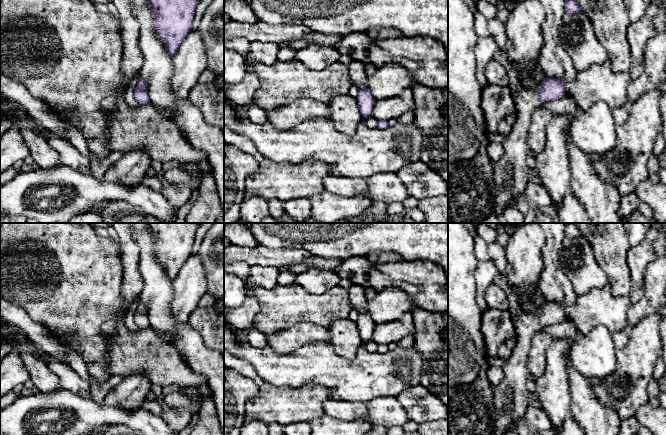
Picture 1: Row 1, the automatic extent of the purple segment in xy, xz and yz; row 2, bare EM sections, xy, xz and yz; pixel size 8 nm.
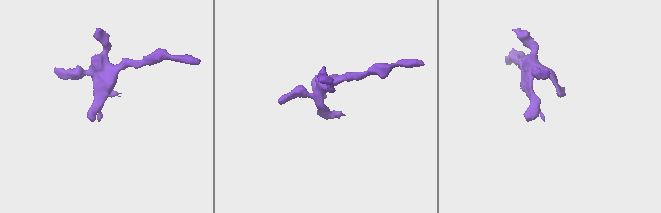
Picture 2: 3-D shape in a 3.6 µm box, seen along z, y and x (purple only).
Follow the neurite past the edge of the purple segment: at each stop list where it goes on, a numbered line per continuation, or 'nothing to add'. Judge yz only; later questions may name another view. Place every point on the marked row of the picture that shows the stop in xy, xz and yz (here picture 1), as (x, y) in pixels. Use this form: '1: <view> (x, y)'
1: yz (511, 174)

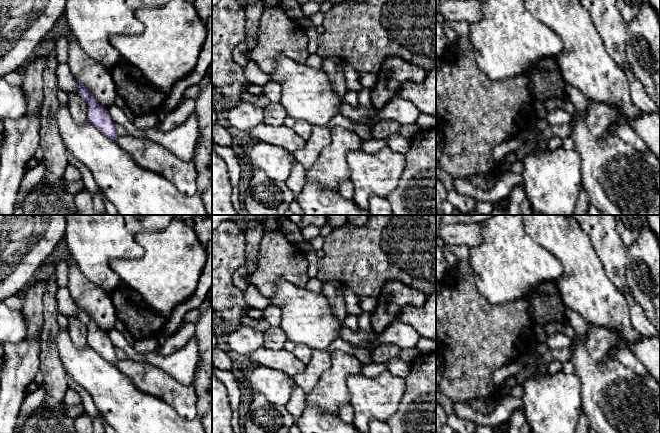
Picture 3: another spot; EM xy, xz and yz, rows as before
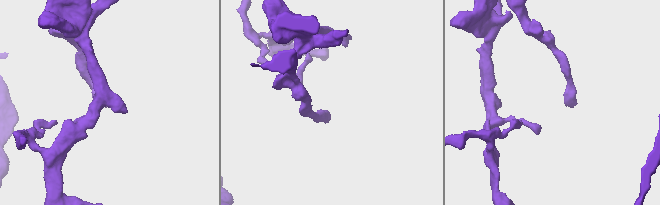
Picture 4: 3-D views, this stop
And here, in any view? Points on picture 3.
1: xy (148, 154)

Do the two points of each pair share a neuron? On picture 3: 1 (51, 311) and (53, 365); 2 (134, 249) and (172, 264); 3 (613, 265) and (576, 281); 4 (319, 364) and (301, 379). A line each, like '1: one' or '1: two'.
1: one
2: two
3: two
4: one

